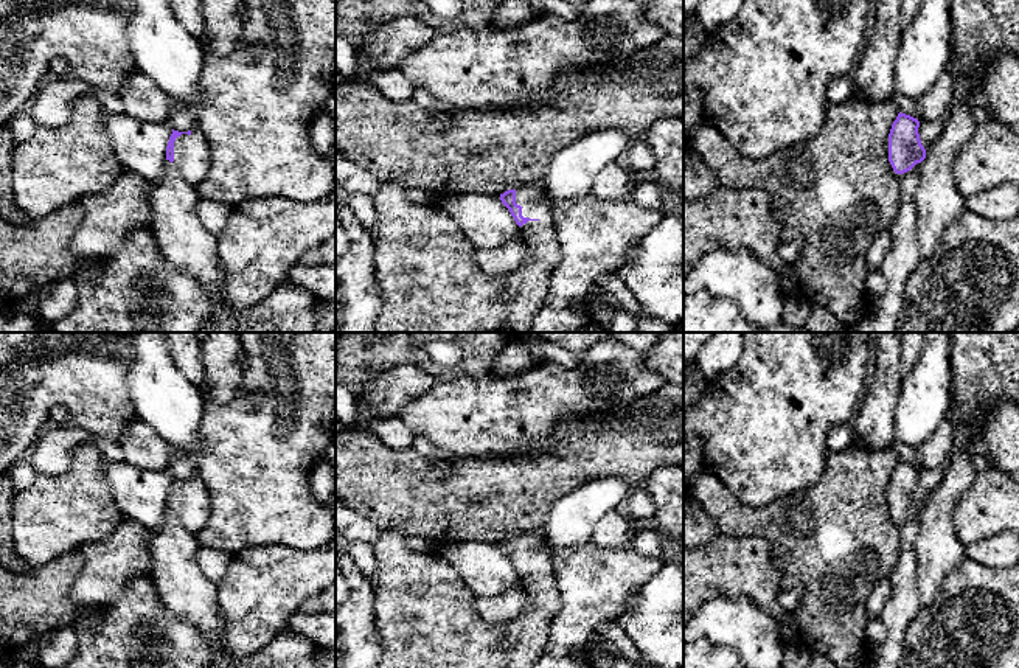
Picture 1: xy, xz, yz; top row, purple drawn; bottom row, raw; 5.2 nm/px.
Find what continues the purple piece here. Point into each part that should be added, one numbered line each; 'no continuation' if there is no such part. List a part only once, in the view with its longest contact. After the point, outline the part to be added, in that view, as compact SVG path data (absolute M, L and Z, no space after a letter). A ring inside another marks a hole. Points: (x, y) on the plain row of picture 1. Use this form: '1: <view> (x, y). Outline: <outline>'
1: xz (424, 614). Outline: M542 528L516 538L516 551L522 555L522 564L530 567L520 575L527 607L520 617L503 623L489 623L478 615L475 595L440 553L416 553L407 545L405 536L396 531L382 531L373 550L377 564L377 578L371 583L374 623L384 646L376 668L534 668L561 607L553 553Z

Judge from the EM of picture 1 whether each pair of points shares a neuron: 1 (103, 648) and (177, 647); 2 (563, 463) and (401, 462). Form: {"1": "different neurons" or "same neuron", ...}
{"1": "same neuron", "2": "same neuron"}

